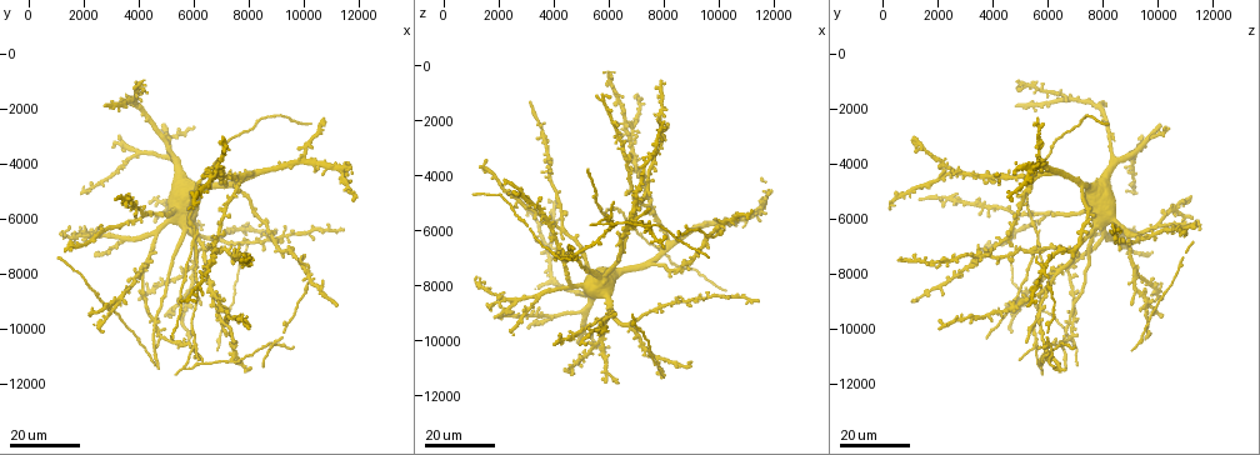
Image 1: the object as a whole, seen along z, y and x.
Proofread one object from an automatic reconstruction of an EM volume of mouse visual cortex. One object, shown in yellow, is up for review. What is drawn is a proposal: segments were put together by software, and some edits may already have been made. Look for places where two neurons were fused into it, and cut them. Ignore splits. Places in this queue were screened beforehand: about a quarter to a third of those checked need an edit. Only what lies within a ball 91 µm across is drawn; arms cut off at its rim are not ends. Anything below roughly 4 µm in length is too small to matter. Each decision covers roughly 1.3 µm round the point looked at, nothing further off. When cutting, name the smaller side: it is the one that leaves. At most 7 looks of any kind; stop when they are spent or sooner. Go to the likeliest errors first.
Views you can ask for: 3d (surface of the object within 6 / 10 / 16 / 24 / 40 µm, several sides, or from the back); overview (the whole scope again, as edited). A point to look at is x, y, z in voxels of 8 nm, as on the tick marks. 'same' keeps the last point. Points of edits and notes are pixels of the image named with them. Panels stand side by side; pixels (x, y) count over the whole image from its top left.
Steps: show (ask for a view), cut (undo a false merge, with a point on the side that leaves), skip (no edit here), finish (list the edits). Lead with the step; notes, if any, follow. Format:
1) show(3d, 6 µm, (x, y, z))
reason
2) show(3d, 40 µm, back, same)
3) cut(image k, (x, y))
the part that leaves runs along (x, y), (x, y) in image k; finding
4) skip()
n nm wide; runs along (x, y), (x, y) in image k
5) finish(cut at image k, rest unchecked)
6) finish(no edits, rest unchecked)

show(3d, 24 µm, (6000, 10500, 5500))
three arms meet

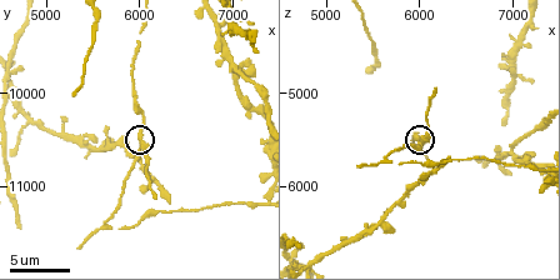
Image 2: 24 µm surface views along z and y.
show(3d, 6 µm, (6050, 10500, 5500))
closer look

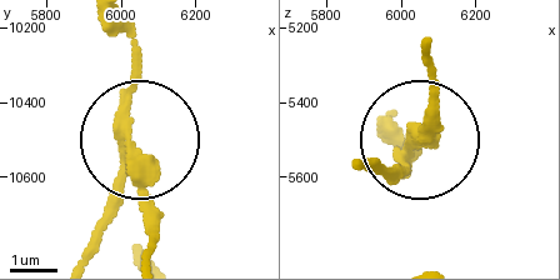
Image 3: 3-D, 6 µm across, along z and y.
cut(image 3, (158, 179))
3 arms; a second neuron is stuck on

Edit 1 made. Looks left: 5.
show(3d, 16 µm, (4800, 10300, 6900))
four arms meet

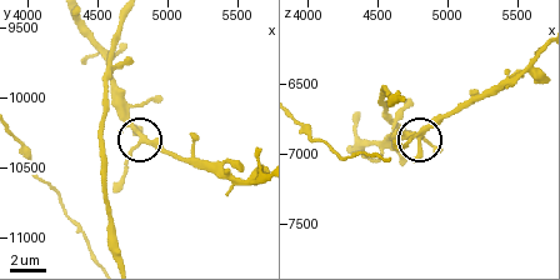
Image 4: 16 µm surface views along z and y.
show(3d, 6 µm, (4820, 10300, 6820))

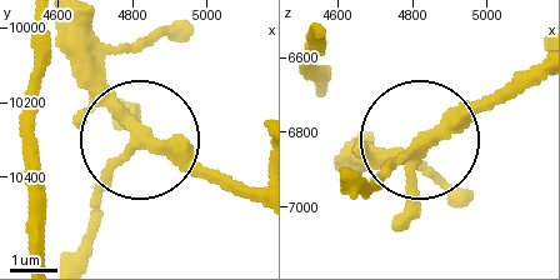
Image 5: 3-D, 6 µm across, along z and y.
skip()
4 arms; runs along (58, 24), (81, 84), (130, 131), (178, 148), (221, 188) in image 5; one neuron here

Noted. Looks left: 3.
show(3d, 16 µm, (10100, 7900, 5700))
looks like a crossing

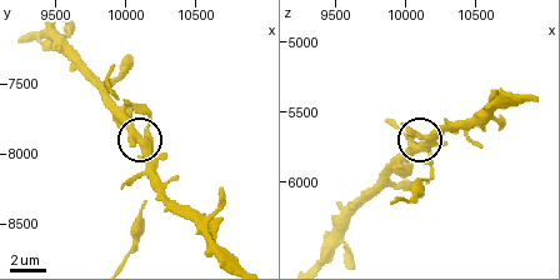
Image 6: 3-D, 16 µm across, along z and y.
show(3d, 10 µm, (10120, 7880, 5780))

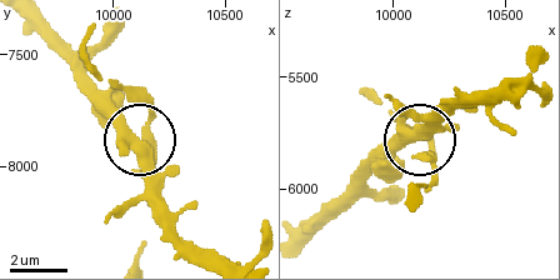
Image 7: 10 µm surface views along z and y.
skip()
5 arms; one neuron here

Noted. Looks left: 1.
finish(cut at image 3, rest unchecked)

